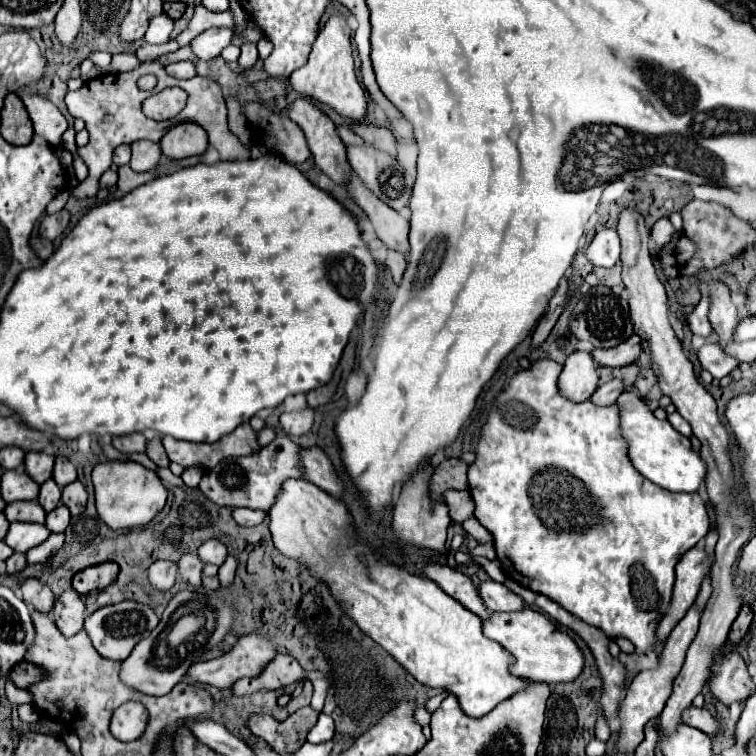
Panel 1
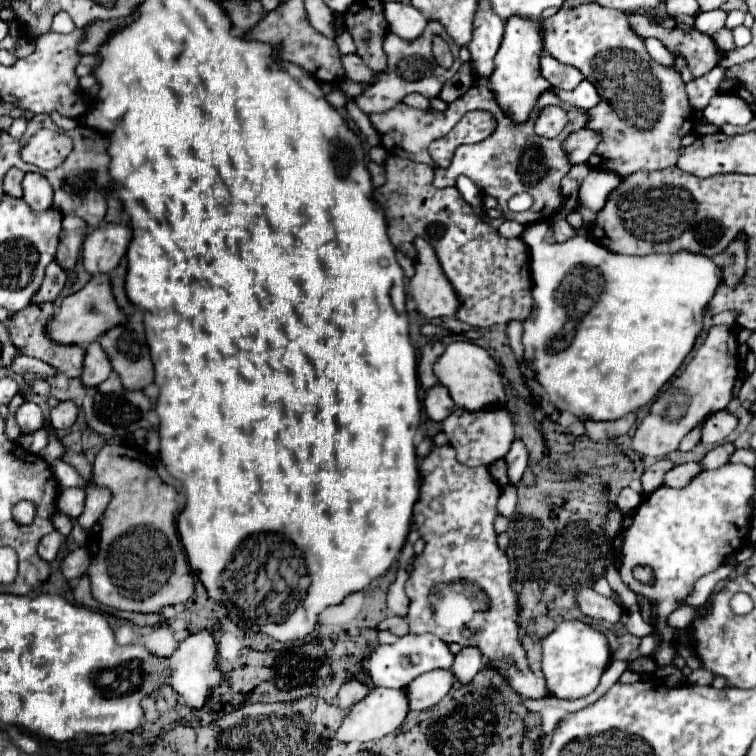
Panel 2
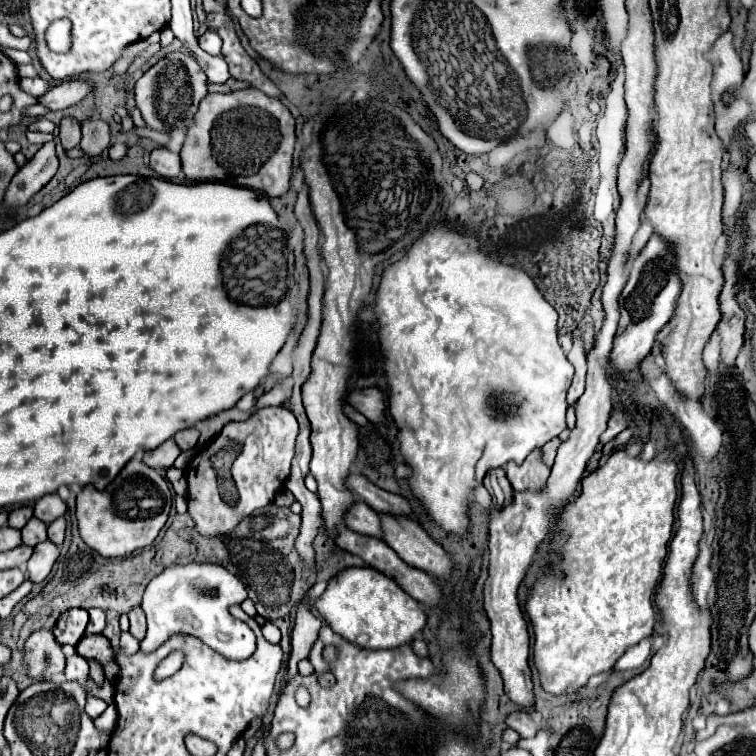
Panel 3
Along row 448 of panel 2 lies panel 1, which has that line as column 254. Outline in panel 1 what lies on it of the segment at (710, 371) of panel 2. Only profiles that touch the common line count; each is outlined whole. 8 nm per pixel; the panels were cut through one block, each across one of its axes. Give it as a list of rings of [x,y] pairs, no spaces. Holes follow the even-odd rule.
[[[248,634],[248,636],[242,636],[228,654],[208,660],[208,662],[196,662],[194,666],[190,666],[186,676],[194,682],[202,682],[202,684],[210,684],[220,690],[226,690],[240,678],[256,678],[274,656],[276,656],[276,650],[270,640],[266,640],[258,634]]]

